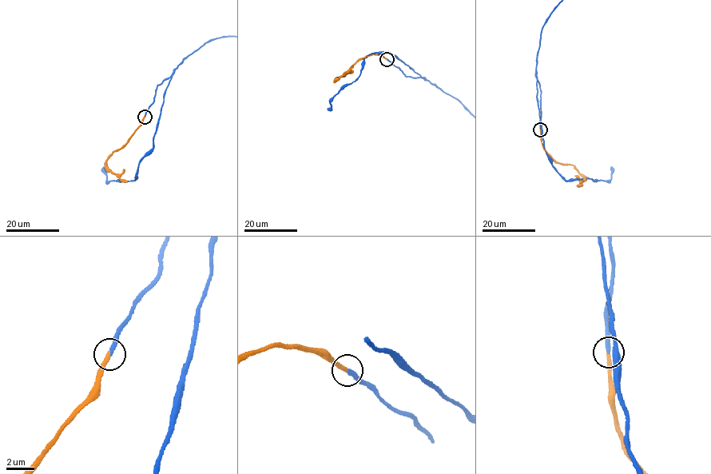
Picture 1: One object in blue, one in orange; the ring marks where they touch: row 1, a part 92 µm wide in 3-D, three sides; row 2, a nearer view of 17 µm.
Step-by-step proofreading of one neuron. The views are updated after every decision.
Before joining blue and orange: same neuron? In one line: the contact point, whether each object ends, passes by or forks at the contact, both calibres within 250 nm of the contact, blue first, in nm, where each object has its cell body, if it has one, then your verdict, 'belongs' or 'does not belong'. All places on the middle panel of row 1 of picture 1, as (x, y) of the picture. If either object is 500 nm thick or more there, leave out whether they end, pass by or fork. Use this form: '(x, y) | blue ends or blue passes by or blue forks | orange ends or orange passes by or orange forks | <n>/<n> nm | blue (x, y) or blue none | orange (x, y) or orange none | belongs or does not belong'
(387, 59) | blue ends | orange ends | 300/280 nm | blue none | orange none | belongs

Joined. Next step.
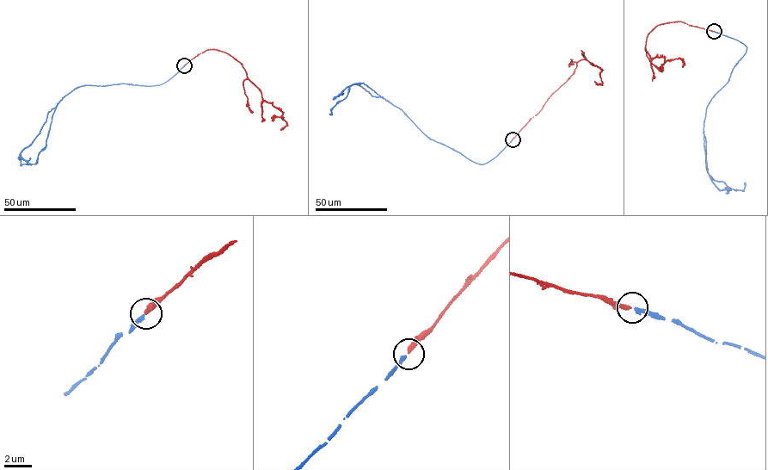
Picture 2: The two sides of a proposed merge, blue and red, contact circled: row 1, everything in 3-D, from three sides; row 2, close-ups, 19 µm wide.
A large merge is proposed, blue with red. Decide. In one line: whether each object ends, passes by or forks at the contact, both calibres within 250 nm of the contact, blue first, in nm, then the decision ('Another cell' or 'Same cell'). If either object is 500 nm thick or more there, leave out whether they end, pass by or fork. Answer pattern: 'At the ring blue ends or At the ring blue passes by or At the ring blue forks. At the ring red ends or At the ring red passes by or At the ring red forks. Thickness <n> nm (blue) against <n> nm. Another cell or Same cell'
At the ring blue ends. At the ring red ends. Thickness 240 nm (blue) against 280 nm. Same cell

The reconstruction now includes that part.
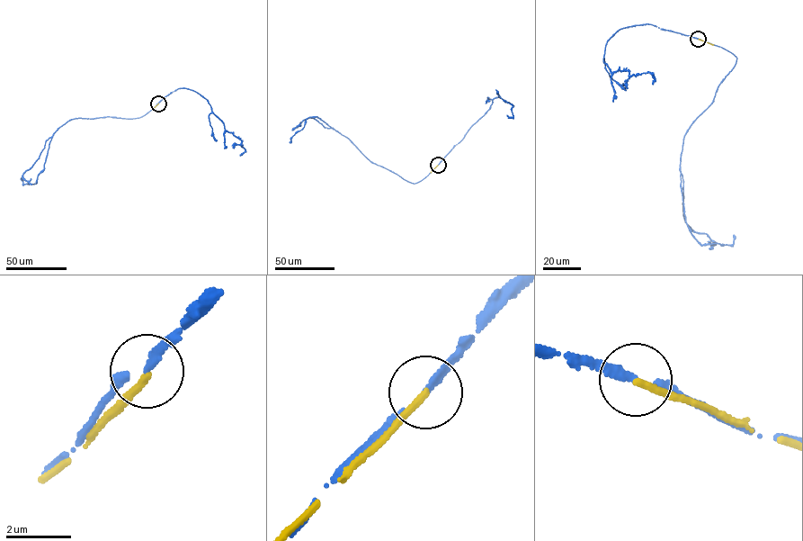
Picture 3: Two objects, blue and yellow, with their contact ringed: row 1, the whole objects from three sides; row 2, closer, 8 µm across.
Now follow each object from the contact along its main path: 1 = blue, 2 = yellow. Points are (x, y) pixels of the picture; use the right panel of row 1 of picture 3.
1: (699, 39), (736, 59), (713, 101), (684, 137), (680, 166), (685, 222), (701, 245), (730, 245), (733, 235)
2: (699, 39), (713, 44)

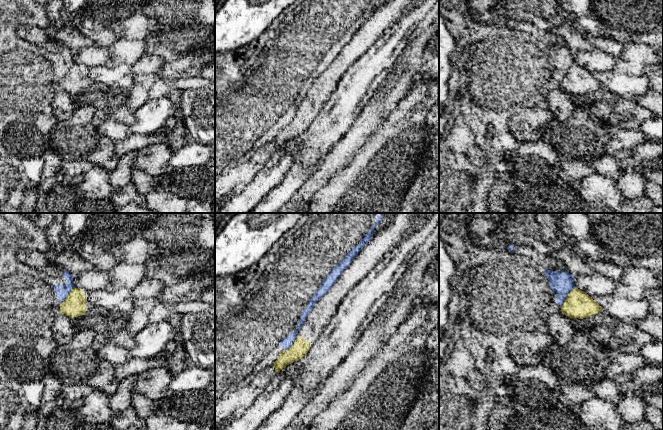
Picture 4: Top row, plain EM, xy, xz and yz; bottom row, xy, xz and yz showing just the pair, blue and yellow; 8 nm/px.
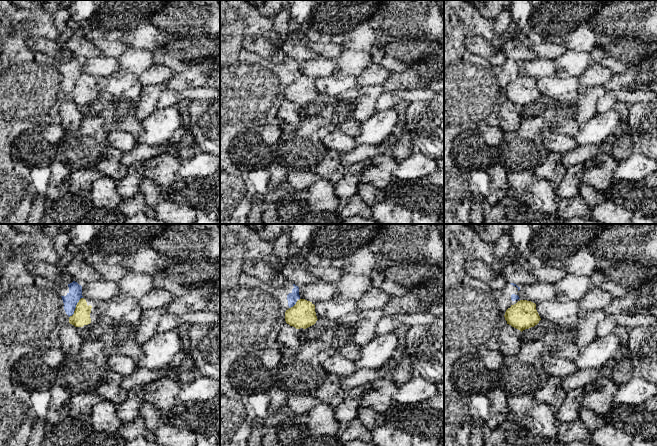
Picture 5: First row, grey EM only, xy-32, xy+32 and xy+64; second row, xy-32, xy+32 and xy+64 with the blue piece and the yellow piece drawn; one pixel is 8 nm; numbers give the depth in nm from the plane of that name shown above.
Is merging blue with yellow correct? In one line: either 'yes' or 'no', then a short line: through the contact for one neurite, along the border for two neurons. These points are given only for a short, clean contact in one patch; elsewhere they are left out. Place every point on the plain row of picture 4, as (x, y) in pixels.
no; line xy (74, 63), (60, 80)

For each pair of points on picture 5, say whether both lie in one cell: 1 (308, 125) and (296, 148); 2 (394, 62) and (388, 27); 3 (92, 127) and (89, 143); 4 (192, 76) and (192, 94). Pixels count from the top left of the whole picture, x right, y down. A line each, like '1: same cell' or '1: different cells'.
1: same cell
2: same cell
3: same cell
4: different cells

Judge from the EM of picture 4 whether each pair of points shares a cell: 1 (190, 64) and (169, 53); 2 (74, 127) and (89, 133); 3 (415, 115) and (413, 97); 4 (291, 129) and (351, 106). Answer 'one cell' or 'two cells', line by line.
1: two cells
2: one cell
3: one cell
4: two cells

